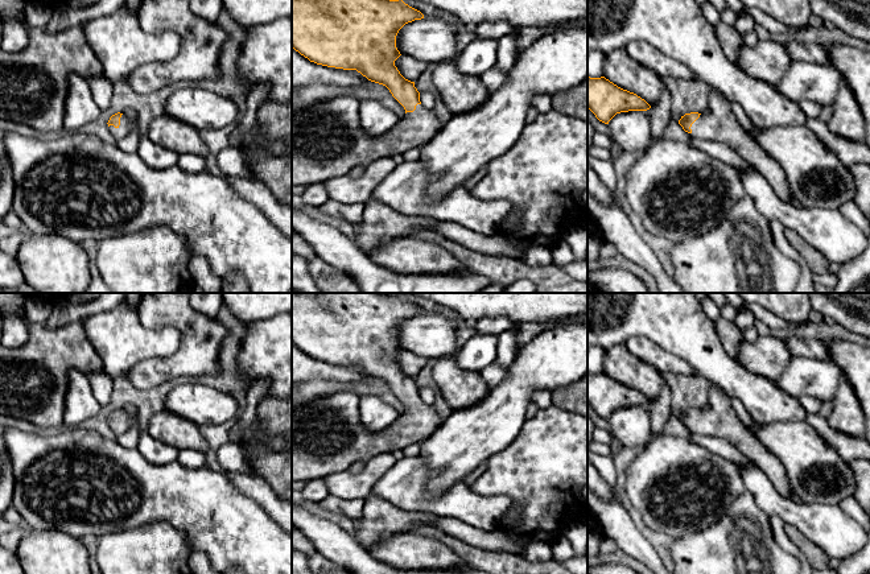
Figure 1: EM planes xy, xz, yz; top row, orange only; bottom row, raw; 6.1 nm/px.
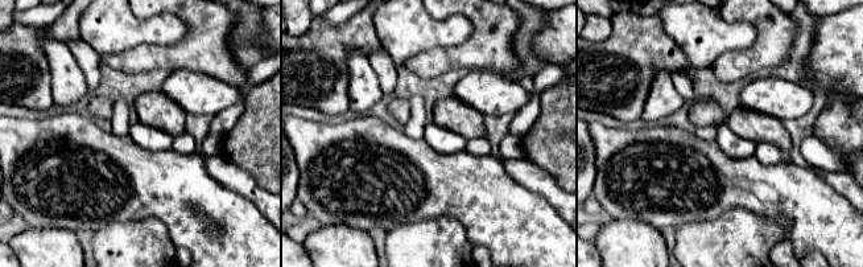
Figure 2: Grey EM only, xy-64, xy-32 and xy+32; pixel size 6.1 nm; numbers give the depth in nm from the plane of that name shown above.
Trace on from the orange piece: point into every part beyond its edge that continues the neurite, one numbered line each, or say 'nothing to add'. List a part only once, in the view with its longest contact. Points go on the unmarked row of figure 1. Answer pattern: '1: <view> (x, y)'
1: xy (126, 417)

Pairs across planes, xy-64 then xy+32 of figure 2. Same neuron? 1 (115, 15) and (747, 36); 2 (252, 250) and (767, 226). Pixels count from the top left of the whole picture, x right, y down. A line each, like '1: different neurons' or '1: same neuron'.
1: same neuron
2: different neurons

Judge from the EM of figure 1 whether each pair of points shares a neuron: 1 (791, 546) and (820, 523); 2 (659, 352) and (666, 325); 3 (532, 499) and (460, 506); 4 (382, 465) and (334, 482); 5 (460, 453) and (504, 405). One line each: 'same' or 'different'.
1: different
2: different
3: different
4: same
5: same

